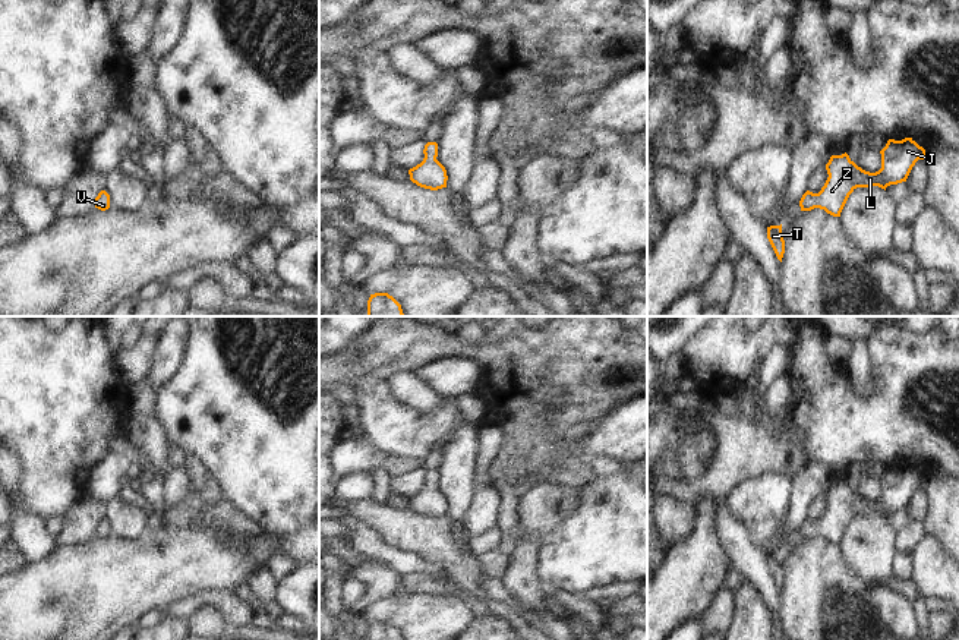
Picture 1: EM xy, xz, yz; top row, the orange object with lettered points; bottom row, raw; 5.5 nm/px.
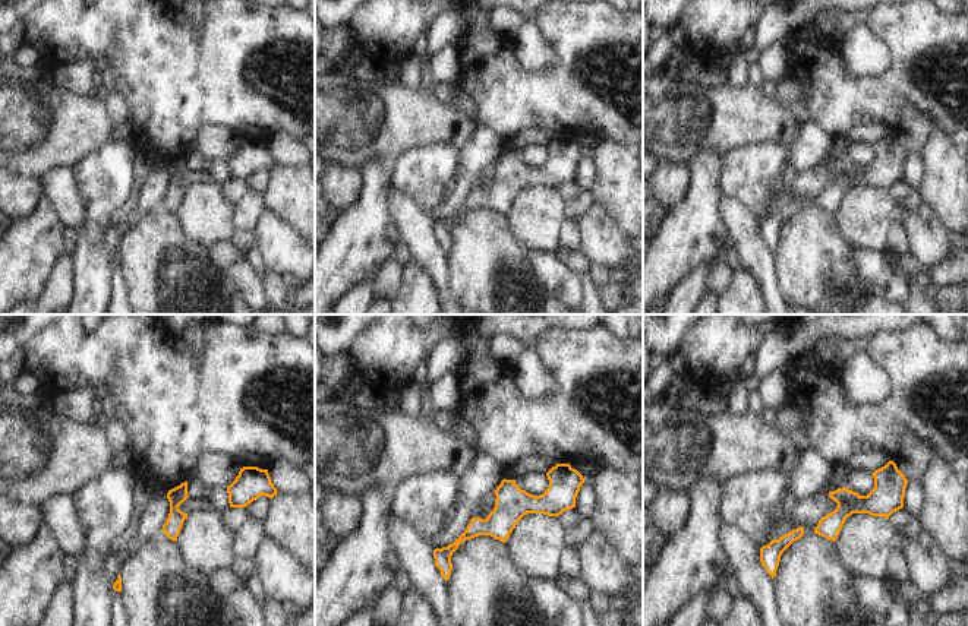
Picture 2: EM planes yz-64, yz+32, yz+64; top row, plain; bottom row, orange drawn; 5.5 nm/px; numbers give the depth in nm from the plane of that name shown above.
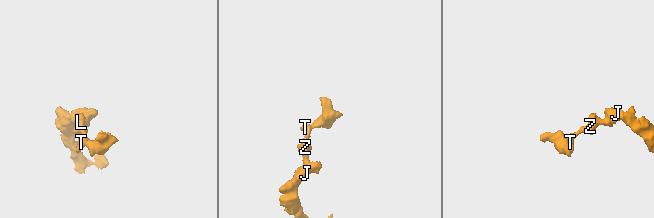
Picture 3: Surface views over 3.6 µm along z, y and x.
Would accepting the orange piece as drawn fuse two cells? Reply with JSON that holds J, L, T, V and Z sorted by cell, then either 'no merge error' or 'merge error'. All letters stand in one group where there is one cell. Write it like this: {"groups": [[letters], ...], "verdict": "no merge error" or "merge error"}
{"groups": [["J", "L", "T", "V", "Z"]], "verdict": "no merge error"}

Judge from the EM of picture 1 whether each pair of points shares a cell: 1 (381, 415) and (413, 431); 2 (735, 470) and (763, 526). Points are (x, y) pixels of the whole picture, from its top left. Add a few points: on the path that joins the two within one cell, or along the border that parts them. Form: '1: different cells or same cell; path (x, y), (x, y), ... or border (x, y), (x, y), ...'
1: same cell; path (388, 422), (397, 431), (406, 431)
2: different cells; border (776, 475), (750, 478), (737, 485), (726, 500)

